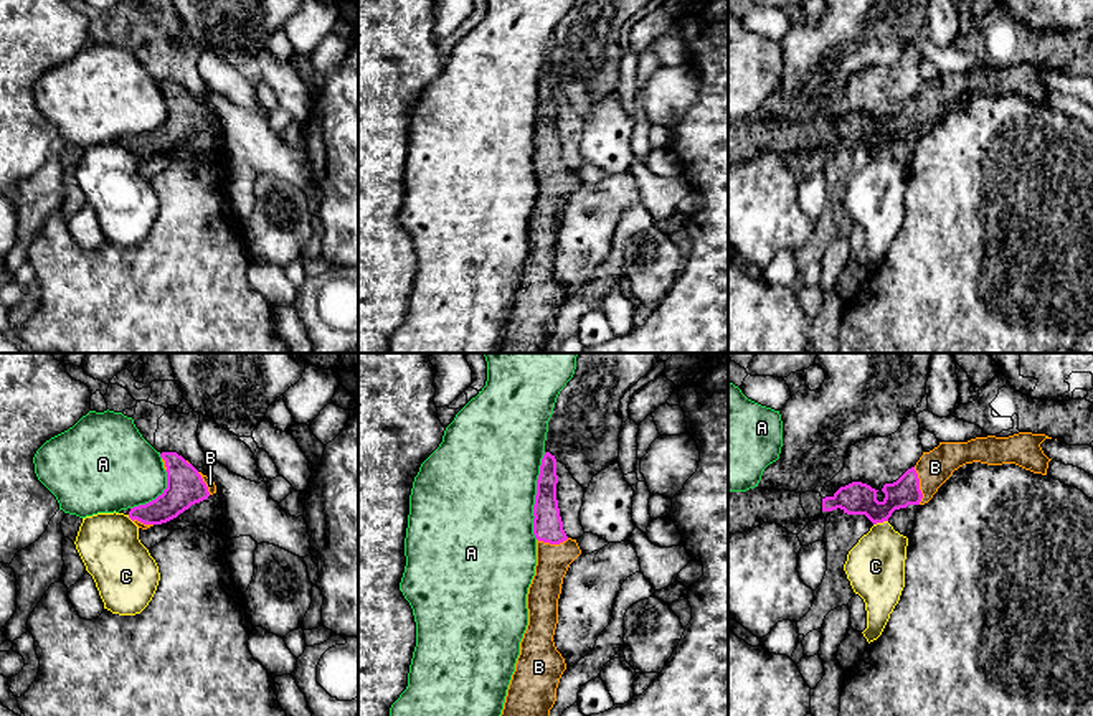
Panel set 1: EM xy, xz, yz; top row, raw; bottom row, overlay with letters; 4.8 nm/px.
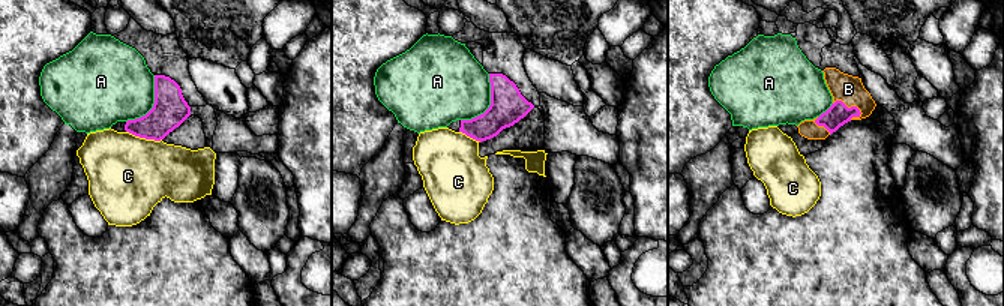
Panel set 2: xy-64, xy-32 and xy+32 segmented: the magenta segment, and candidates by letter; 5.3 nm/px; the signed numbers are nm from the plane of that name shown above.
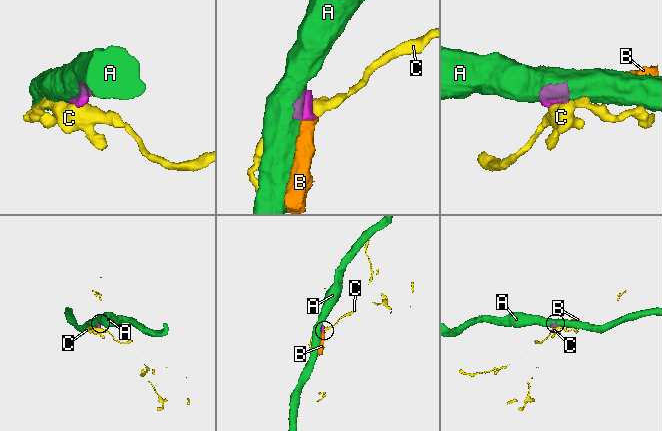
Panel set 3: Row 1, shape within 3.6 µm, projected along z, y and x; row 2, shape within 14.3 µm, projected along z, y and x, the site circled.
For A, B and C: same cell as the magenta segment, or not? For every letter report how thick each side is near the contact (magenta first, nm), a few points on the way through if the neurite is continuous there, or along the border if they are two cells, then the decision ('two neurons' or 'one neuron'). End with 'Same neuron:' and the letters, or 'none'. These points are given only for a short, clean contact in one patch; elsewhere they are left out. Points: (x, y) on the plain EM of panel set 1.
A: 140/500 nm | two neurons
B: 140/170 nm | one neuron
C: 160/280 nm | along yz (887, 150), (874, 155) | two neurons
Same neuron: B

